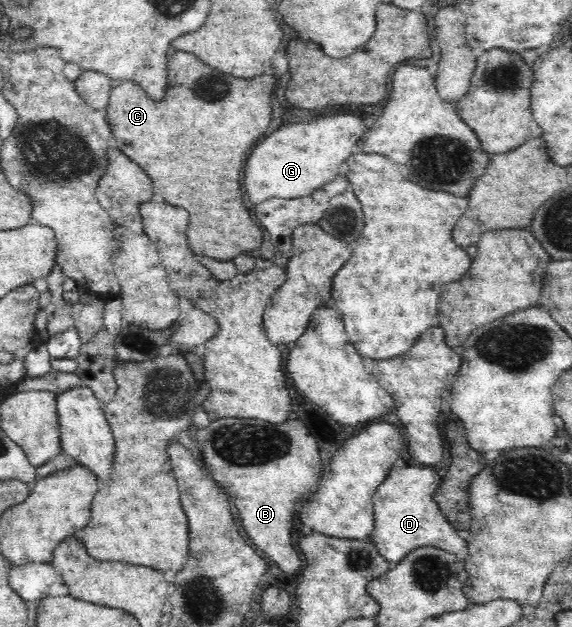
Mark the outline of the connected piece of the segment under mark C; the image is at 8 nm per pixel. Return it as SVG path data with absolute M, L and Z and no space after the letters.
M183 51L170 56L168 62L168 88L160 102L150 98L134 81L123 81L110 89L106 111L111 132L117 147L130 156L130 160L138 162L152 178L156 192L160 192L172 206L182 206L190 212L187 226L190 251L215 260L231 261L235 256L258 249L267 237L262 226L254 222L244 206L240 178L248 152L254 148L254 140L258 142L270 126L270 96L274 94L276 80L270 74L250 80L234 78Z

